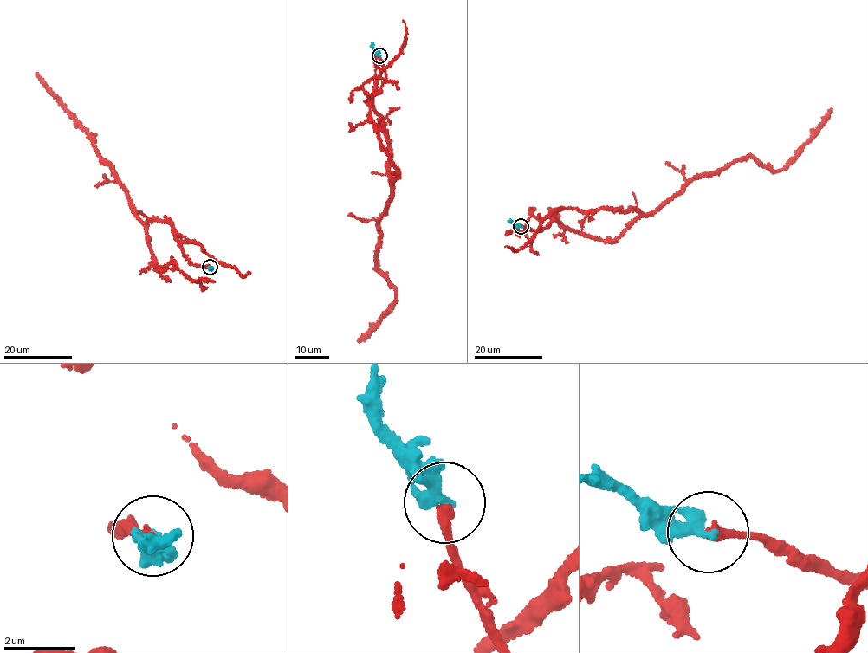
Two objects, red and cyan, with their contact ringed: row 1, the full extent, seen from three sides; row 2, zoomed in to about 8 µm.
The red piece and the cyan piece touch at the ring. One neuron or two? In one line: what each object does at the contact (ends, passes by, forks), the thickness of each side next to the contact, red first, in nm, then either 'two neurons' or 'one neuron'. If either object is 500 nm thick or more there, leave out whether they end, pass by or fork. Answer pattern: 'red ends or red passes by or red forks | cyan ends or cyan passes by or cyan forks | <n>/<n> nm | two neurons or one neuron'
red ends | cyan ends | 260/340 nm | one neuron

